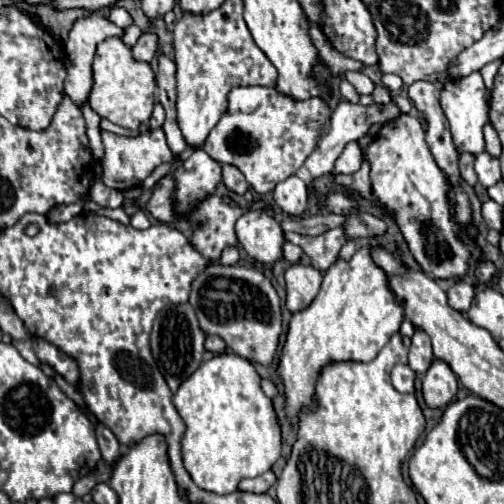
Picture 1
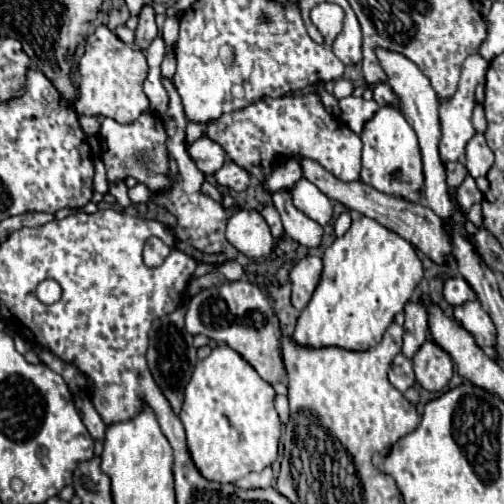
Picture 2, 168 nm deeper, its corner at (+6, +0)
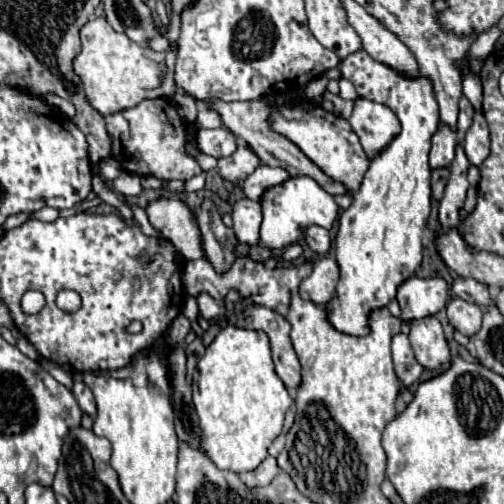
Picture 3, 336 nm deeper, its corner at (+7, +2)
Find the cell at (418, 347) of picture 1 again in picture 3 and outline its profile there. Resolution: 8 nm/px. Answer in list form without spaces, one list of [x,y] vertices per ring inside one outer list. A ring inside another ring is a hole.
[[[409,277],[397,289],[403,333],[407,335],[411,331],[413,321],[435,315],[441,307],[445,307],[447,295],[449,295],[449,285],[441,277],[431,277],[431,279]]]

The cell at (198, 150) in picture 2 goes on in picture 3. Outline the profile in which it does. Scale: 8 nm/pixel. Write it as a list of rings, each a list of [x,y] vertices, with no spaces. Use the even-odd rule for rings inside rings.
[[[219,127],[219,129],[197,131],[197,147],[205,155],[219,159],[219,157],[229,157],[237,145],[235,145],[235,135],[229,129]]]

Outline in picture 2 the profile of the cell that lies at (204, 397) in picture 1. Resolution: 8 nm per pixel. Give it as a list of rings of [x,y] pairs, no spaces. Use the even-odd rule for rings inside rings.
[[[218,345],[206,359],[196,363],[186,387],[182,423],[190,455],[200,473],[218,483],[236,483],[242,475],[262,471],[278,455],[280,419],[274,409],[274,387],[228,345]]]

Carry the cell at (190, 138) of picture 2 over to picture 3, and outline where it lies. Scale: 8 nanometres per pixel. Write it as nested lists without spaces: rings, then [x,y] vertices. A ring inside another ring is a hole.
[[[199,107],[199,115],[195,121],[197,129],[217,129],[221,125],[223,125],[223,121],[221,121],[221,115],[217,111],[207,109],[207,107]]]

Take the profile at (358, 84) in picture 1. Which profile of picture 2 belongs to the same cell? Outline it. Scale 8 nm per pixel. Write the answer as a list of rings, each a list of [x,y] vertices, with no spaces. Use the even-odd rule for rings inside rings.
[[[338,79],[336,85],[334,85],[334,97],[336,99],[342,99],[342,97],[348,97],[352,93],[352,83],[348,79]]]

